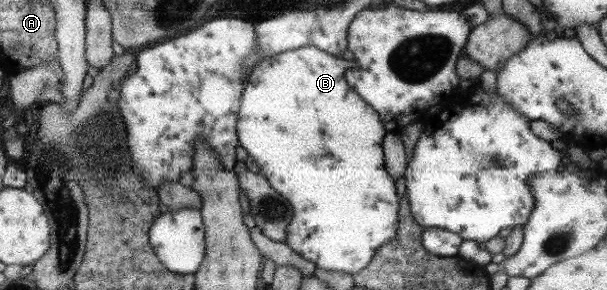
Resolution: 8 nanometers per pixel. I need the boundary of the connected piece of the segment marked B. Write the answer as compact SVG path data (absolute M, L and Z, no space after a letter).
M302 47L284 53L278 53L273 57L264 59L255 65L255 70L248 76L248 83L244 86L242 106L239 108L238 134L239 145L243 155L250 155L253 161L260 166L261 174L271 183L271 186L280 192L292 205L292 221L287 228L286 245L290 246L304 259L314 262L318 269L326 271L342 271L356 274L371 265L372 258L378 253L380 247L396 238L399 226L398 199L396 199L396 187L387 169L384 169L383 143L387 128L383 120L370 104L362 99L355 88L347 82L346 74L356 68L356 64L349 56L332 56L328 52L320 51L316 47Z

